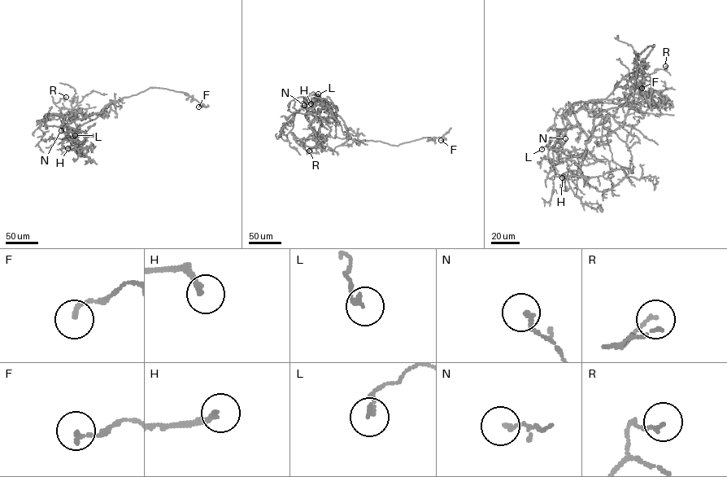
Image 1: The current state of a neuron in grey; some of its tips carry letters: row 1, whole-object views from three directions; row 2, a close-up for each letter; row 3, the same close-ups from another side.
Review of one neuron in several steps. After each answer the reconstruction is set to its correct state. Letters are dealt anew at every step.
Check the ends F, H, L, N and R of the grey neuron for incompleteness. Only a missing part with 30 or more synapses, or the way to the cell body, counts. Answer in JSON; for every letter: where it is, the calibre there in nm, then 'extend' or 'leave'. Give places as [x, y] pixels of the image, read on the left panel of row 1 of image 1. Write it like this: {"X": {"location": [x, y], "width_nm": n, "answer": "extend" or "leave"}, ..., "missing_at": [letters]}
{"F": {"location": [198, 107], "width_nm": 190, "answer": "leave"}, "H": {"location": [67, 148], "width_nm": 220, "answer": "leave"}, "L": {"location": [75, 135], "width_nm": 180, "answer": "leave"}, "N": {"location": [61, 130], "width_nm": 190, "answer": "leave"}, "R": {"location": [66, 97], "width_nm": 130, "answer": "leave"}, "missing_at": []}

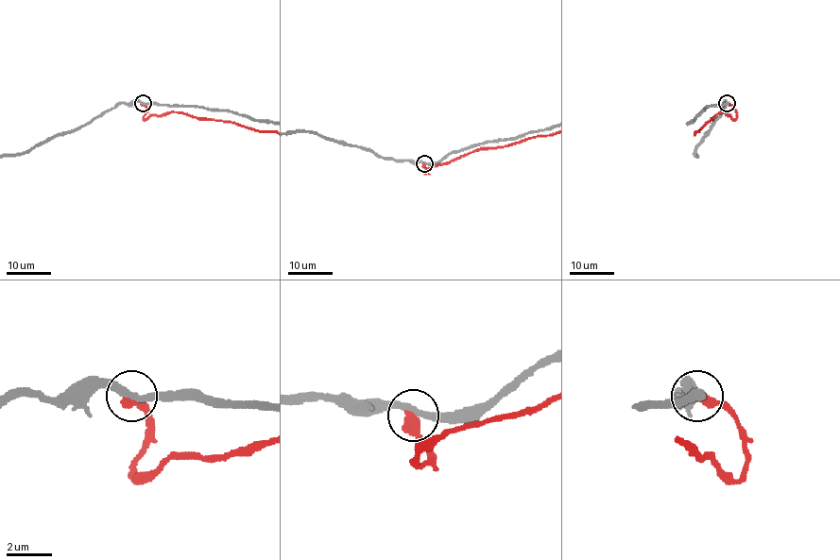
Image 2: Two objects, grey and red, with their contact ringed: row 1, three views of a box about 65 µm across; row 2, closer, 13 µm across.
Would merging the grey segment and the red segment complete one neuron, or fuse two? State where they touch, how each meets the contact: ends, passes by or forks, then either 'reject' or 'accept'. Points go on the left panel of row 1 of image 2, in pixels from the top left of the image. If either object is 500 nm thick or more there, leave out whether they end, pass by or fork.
place (143, 103); grey passes by; red ends; reject

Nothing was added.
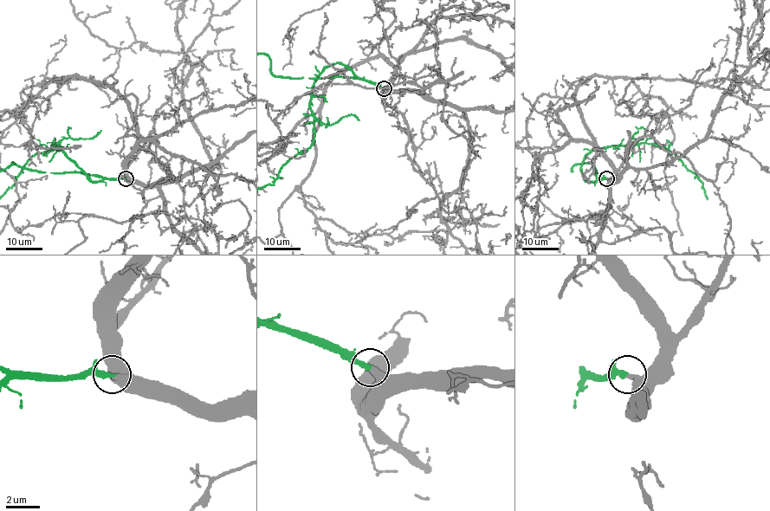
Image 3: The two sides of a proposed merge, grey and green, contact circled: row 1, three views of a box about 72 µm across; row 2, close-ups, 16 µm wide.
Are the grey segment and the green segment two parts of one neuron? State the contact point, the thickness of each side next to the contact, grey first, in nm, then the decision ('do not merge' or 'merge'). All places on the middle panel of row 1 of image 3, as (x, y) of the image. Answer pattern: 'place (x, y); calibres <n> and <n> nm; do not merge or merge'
place (384, 88); calibres 360 and 340 nm; merge

